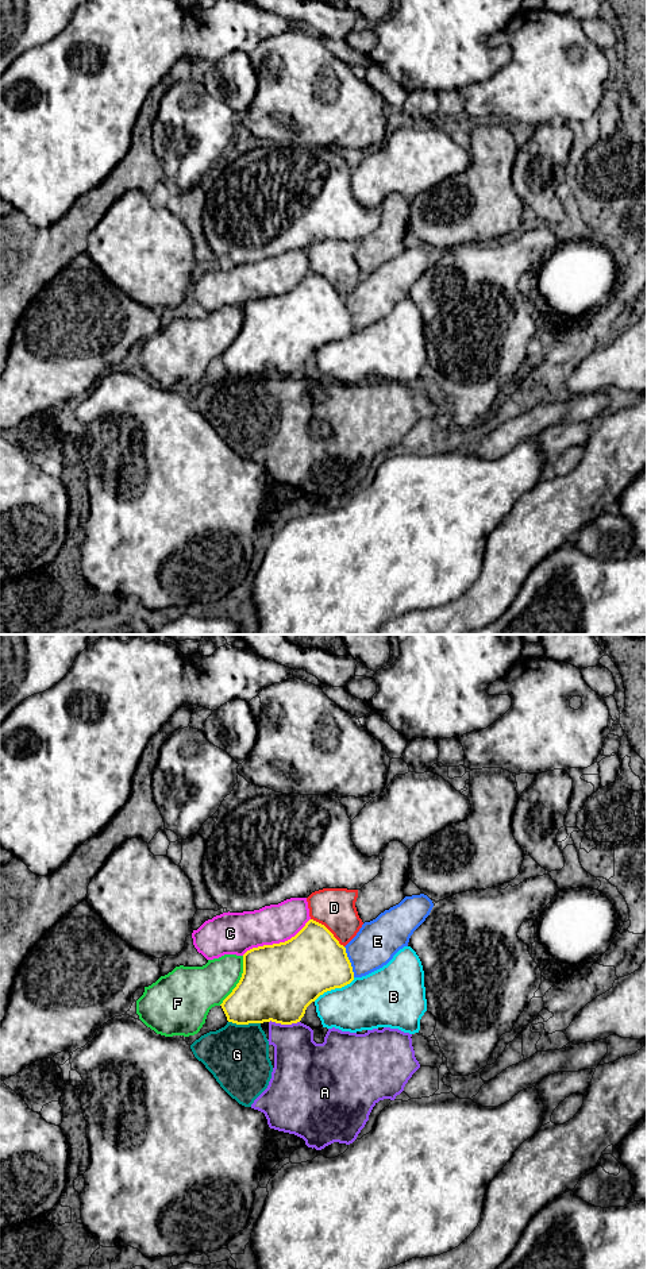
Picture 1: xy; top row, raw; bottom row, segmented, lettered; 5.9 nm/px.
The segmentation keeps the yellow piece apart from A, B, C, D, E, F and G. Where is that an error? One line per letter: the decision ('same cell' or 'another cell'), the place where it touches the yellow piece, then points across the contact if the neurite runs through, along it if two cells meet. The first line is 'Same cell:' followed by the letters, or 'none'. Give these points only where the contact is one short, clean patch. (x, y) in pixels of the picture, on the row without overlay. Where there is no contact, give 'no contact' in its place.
Same cell: none
A: another cell | xy (284, 375)
B: another cell | xy (334, 340)
C: another cell | xy (276, 296)
D: another cell | xy (328, 282)
E: another cell | xy (349, 313)
F: another cell | xy (239, 332)
G: another cell | xy (245, 375)

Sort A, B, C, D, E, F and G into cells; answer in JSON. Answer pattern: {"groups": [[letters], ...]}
{"groups": [["A", "G"], ["B"], ["C"], ["D"], ["E"], ["F"]]}

